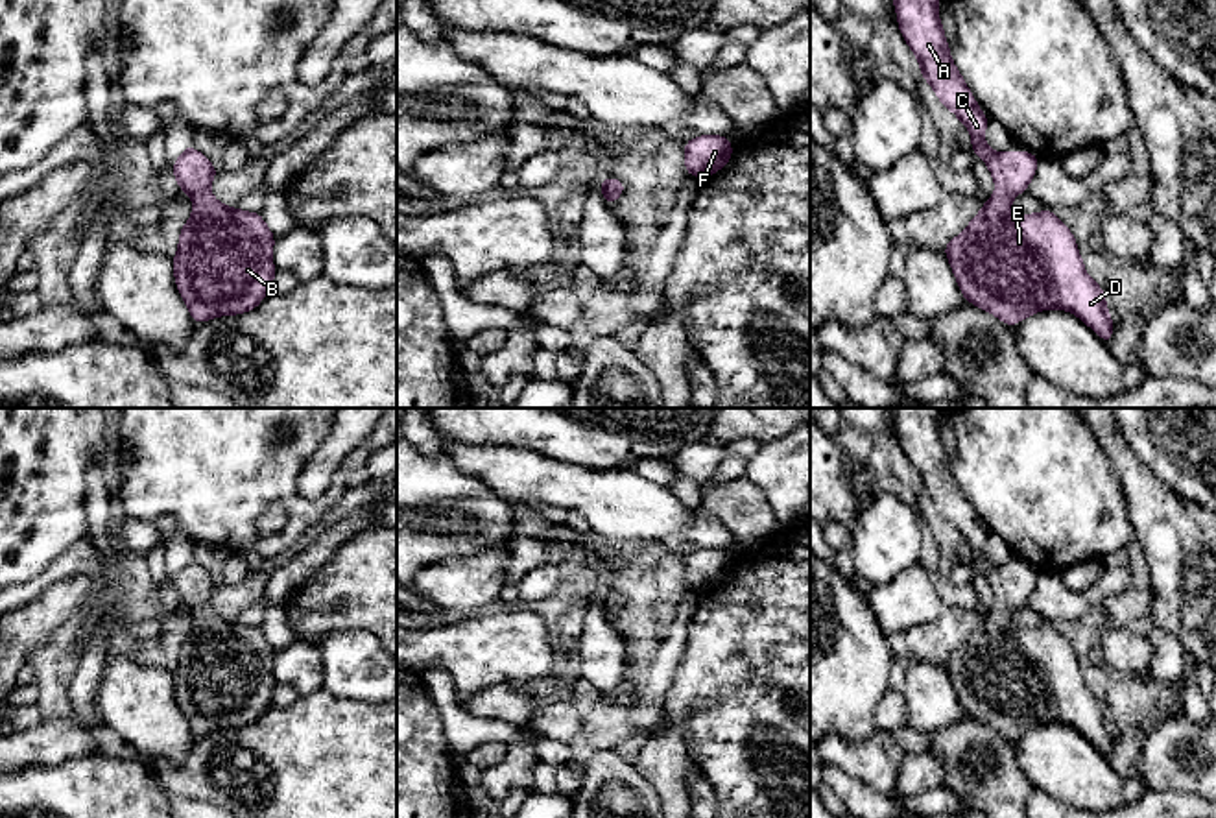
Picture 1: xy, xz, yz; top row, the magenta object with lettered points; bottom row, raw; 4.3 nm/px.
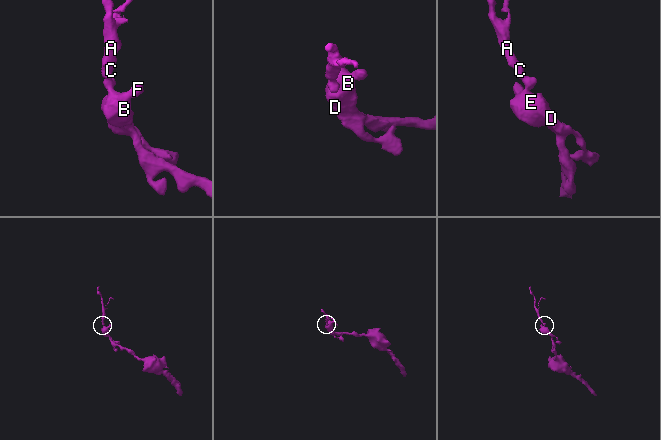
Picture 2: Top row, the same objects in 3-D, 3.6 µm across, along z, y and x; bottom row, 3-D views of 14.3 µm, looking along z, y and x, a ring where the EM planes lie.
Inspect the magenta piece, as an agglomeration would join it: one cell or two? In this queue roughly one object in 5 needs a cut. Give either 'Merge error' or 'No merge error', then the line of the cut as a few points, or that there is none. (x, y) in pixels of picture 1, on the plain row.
No merge error. No split

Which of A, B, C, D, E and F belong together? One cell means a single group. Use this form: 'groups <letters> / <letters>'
groups A B C D E F

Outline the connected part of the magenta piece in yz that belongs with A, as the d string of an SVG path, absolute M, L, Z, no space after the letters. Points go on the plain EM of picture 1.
M891 408L897 438L902 452L915 467L921 489L930 497L939 515L950 523L971 545L972 567L987 578L996 606L984 617L982 624L969 635L967 643L954 650L945 661L950 681L963 713L996 729L1013 740L1041 724L1068 724L1089 739L1107 759L1113 753L1113 731L1109 729L1105 707L1085 685L1076 652L1052 624L1035 628L1015 628L1011 613L1028 604L1035 589L1039 571L1030 565L993 565L985 554L987 530L978 521L965 493L958 486L943 438L939 434L939 408Z

